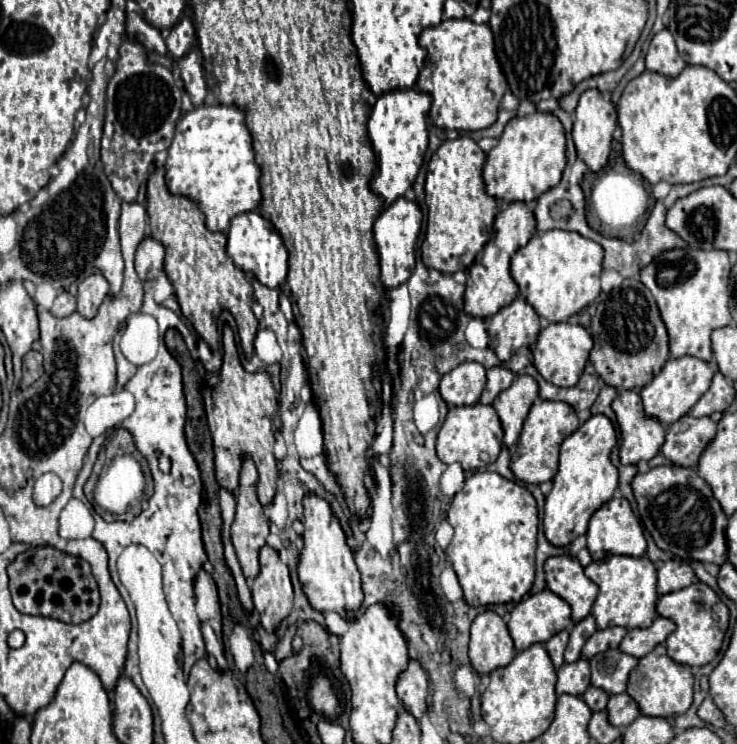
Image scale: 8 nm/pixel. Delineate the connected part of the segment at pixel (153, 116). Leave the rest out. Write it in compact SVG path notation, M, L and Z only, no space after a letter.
M125 38L117 72L107 88L101 160L105 162L105 172L113 190L125 202L133 202L137 198L139 186L151 172L153 156L159 150L169 148L175 124L181 116L181 88L177 86L171 70L159 64L149 64L145 54L147 50L139 42Z

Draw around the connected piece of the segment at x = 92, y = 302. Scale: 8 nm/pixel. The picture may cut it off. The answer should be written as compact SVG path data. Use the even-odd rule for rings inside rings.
M91 274L79 284L77 294L77 312L85 318L93 318L109 292L109 282L103 274Z

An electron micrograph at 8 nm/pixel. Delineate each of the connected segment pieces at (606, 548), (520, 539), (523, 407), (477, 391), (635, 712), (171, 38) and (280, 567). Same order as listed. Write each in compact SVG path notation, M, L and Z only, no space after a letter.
M611 498L607 504L603 504L589 520L587 528L587 548L593 556L593 560L603 560L609 554L625 554L625 556L643 556L645 554L645 536L641 530L641 524L637 516L633 514L629 502L621 498Z
M475 472L471 478L465 480L463 490L453 496L453 506L447 514L447 520L455 530L451 544L447 546L447 554L451 566L459 576L459 584L463 588L469 606L519 602L531 590L535 580L535 548L537 548L539 516L537 516L537 502L527 488L499 476L497 472Z
M523 374L523 376L517 376L515 382L495 398L493 408L501 418L507 448L513 448L515 442L519 440L523 422L537 396L539 396L537 380L533 376Z
M463 362L441 378L439 392L449 406L471 406L479 402L485 388L485 368L479 362Z
M627 692L611 696L607 712L609 712L609 722L613 726L629 726L641 714L637 702Z
M183 16L173 28L167 30L165 34L165 44L167 44L167 50L173 58L181 58L189 52L189 46L191 46L191 40L195 36L195 28L193 28L193 22Z
M263 546L261 548L261 572L253 582L253 602L261 616L261 624L267 632L275 632L281 620L291 614L293 606L293 586L289 580L287 566L279 560L279 554Z

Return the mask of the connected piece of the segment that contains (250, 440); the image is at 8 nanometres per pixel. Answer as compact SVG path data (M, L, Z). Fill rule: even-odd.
M229 326L223 330L223 366L219 374L207 376L207 390L205 390L205 414L211 434L215 475L221 488L235 492L239 486L239 472L243 464L243 456L249 454L259 470L259 496L261 504L267 506L273 502L277 492L277 460L273 456L275 433L281 427L279 417L279 401L277 392L271 384L267 372L249 374L243 370L235 338Z

